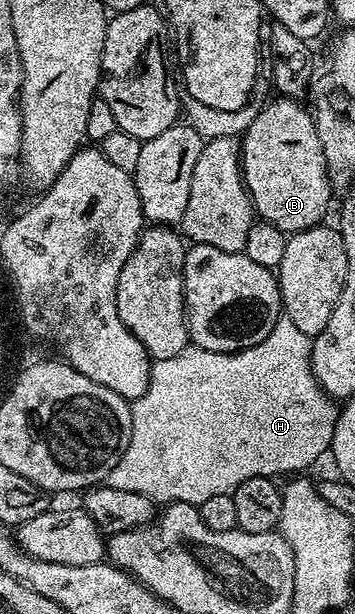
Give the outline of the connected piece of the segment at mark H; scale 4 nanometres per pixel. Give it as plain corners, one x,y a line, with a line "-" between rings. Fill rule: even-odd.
283,316
277,321
275,328
271,328
271,336
267,336
267,340
246,350
237,350
234,354
224,354
223,352
207,352
203,348
190,344
185,347
183,352
179,352
179,356
167,356
167,360
154,361
147,392
143,392
143,396
139,396
131,406
131,440
127,440
127,452
123,452
123,456
119,456
119,464
115,464
115,468
111,468
107,485
119,492
135,492
139,496
147,496
157,504
186,502
200,507
201,502
208,500
210,496
232,494
235,487
243,484
243,480
273,478
278,476
277,474
293,476
298,472
305,472
305,469
321,453
324,455
328,451
339,413
338,403
330,398
324,388
315,380
311,366
312,347
311,339
303,332
299,332
299,328
295,328
295,324
291,324
289,318

